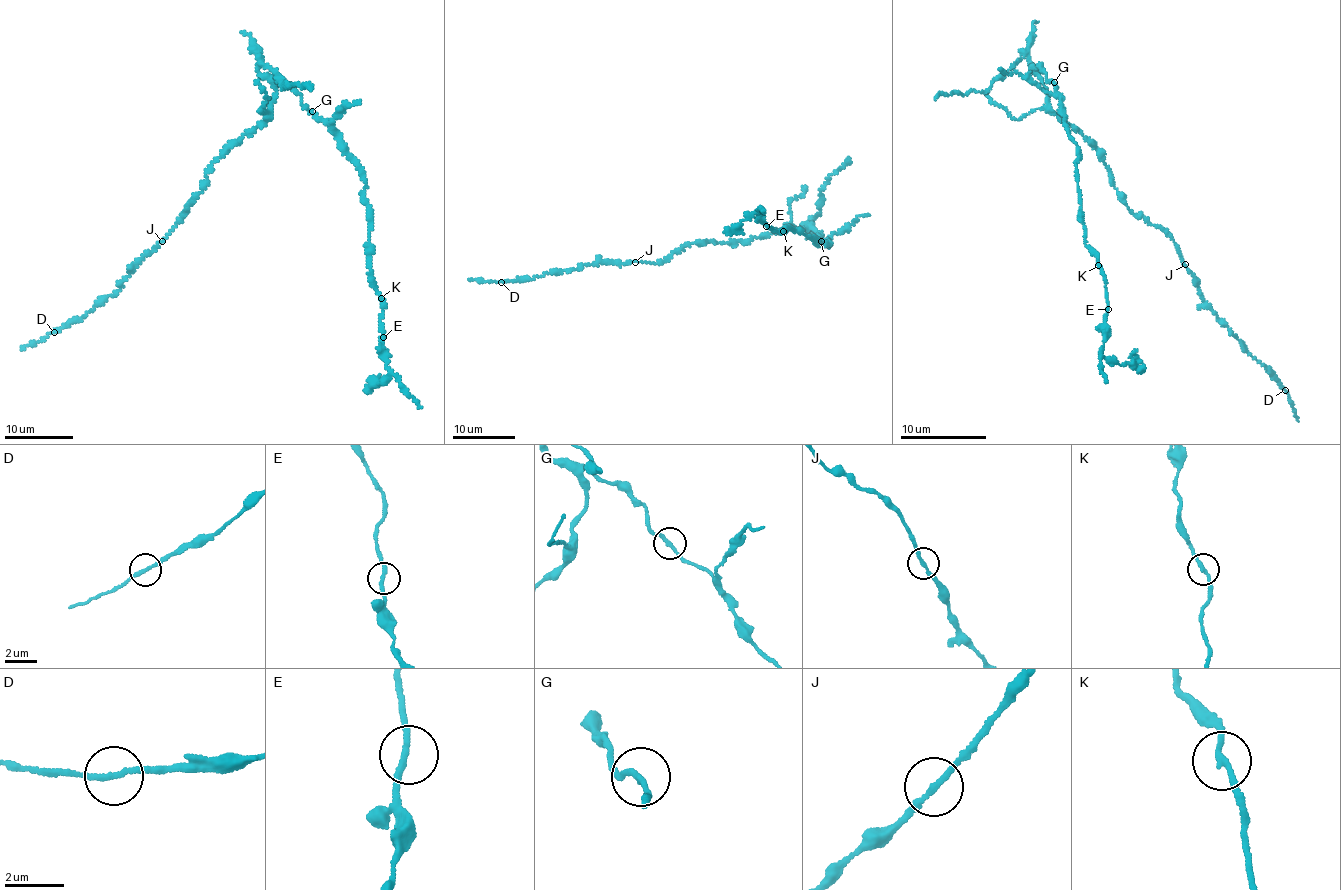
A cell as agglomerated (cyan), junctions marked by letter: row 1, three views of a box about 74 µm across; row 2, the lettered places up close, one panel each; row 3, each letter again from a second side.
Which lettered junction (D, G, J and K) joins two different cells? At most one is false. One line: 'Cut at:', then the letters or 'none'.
Cut at: none

